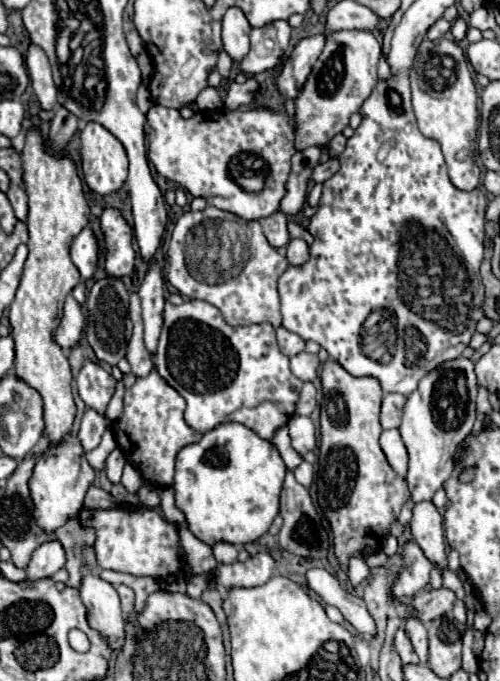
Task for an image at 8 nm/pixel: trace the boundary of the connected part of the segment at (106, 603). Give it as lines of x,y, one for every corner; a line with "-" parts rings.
83,575
79,591
89,611
89,625
105,637
123,637
123,617
115,587
99,575

